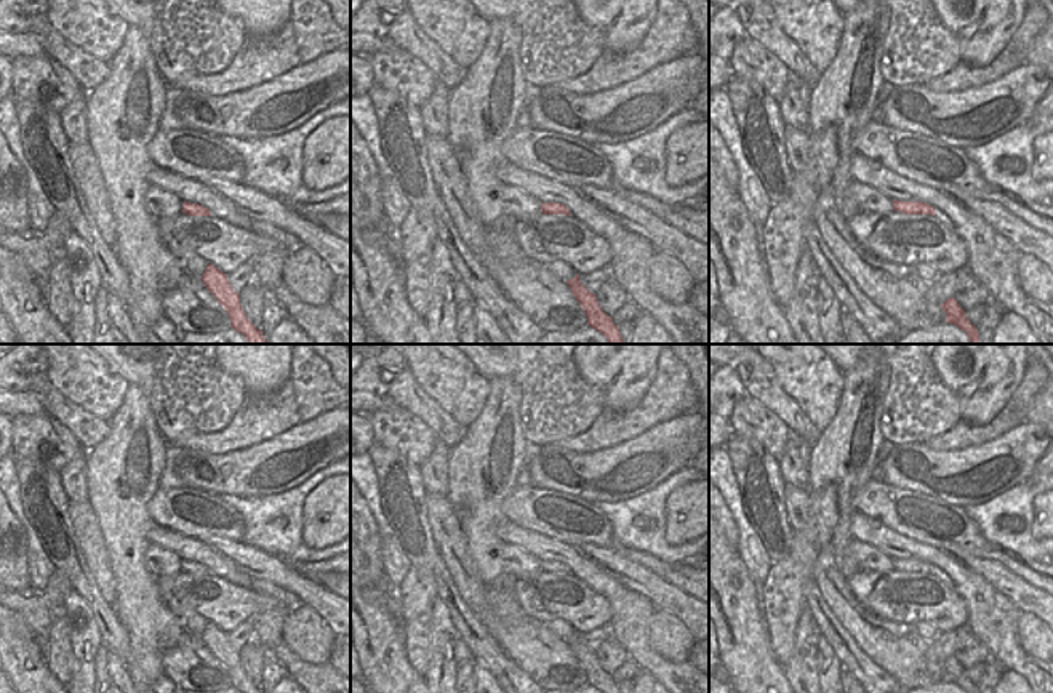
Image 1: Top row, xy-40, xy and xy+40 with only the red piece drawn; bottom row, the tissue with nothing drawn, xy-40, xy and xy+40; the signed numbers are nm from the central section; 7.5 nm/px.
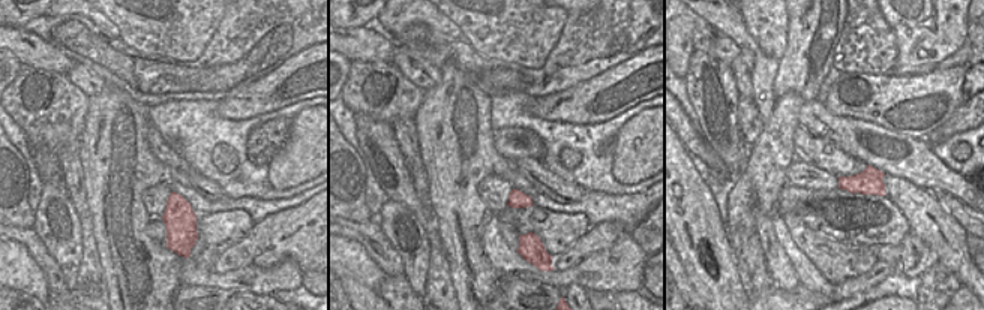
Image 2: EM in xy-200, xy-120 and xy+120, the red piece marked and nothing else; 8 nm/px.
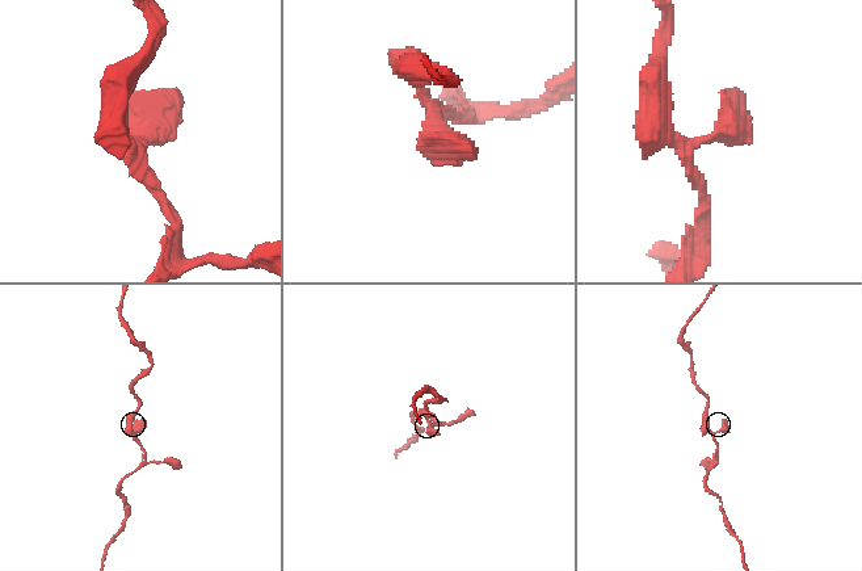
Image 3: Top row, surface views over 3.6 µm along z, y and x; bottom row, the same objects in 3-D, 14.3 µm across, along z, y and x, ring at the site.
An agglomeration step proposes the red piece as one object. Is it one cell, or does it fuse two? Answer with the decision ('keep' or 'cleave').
keep

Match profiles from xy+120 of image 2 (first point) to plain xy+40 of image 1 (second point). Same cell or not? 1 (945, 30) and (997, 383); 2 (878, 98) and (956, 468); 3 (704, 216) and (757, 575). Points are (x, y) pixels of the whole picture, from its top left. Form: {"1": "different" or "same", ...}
{"1": "same", "2": "same", "3": "different"}

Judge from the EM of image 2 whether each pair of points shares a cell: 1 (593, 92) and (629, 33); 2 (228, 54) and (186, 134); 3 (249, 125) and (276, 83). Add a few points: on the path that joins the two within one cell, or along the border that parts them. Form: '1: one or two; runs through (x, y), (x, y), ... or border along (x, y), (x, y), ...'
1: two; border along (636, 53), (575, 86)
2: two; border along (168, 101), (218, 102)
3: two; border along (287, 105), (242, 120), (219, 117)

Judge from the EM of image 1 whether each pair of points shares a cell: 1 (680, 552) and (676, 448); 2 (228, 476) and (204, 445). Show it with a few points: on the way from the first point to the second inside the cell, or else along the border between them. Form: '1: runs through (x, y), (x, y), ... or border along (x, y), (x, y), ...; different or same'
1: border along (688, 464), (645, 492); different
2: border along (245, 447), (224, 453), (183, 450); different

